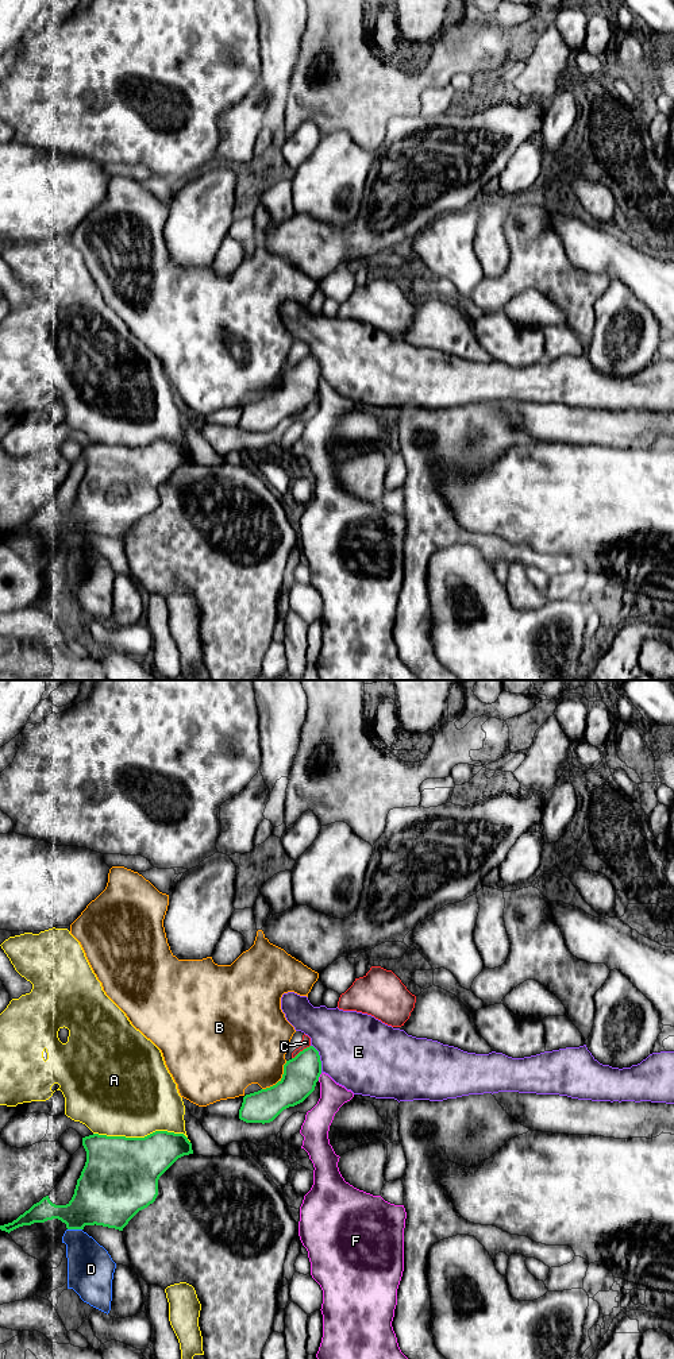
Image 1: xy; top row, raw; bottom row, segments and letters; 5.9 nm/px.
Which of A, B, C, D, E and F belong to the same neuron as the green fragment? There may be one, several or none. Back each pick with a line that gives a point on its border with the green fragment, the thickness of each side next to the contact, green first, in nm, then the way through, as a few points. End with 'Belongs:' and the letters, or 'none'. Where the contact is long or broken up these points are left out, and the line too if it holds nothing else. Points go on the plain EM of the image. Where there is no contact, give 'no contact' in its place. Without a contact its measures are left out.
Belongs: none

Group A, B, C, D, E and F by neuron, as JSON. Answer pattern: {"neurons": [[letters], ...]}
{"neurons": [["A"], ["B"], ["C"], ["D"], ["E"], ["F"]]}

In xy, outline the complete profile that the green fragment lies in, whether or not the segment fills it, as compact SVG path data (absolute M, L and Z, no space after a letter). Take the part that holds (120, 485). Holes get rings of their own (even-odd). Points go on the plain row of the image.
M155 440L145 447L107 445L93 443L82 447L86 460L86 471L81 480L72 509L66 514L55 514L49 505L34 513L12 532L0 534L1 540L11 541L23 534L45 532L58 528L66 533L68 538L84 538L85 534L103 534L123 540L128 530L142 518L153 513L158 505L159 486L181 466L193 463L192 452L184 443Z

